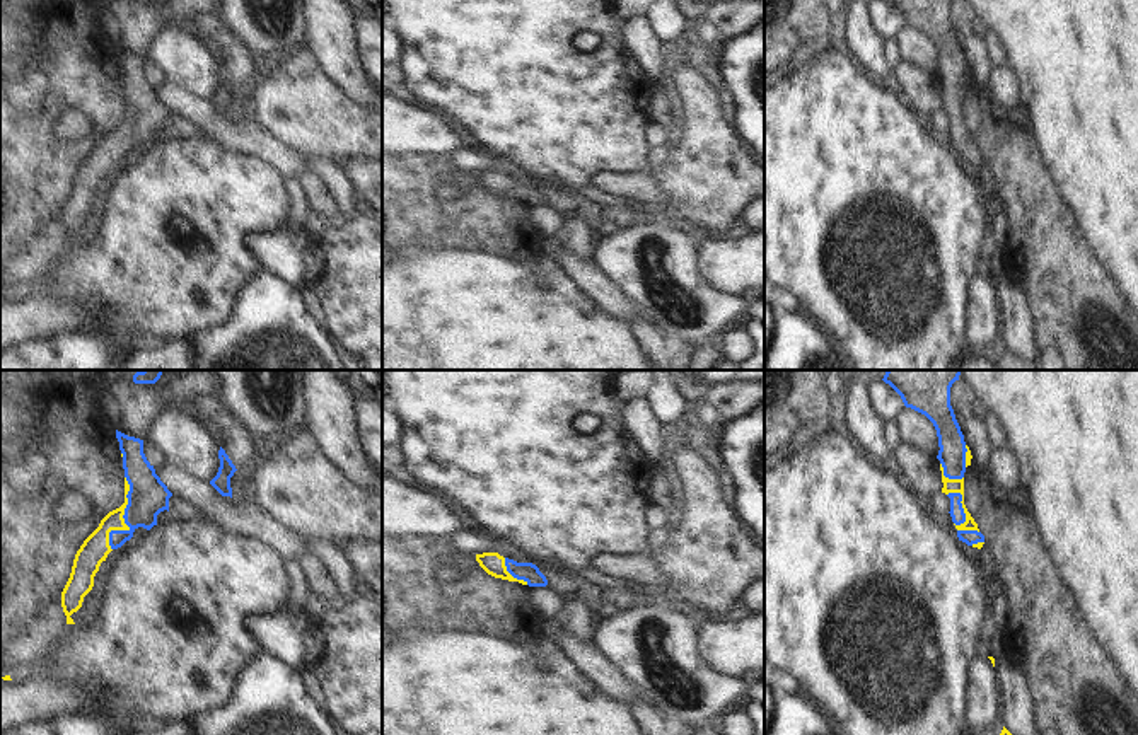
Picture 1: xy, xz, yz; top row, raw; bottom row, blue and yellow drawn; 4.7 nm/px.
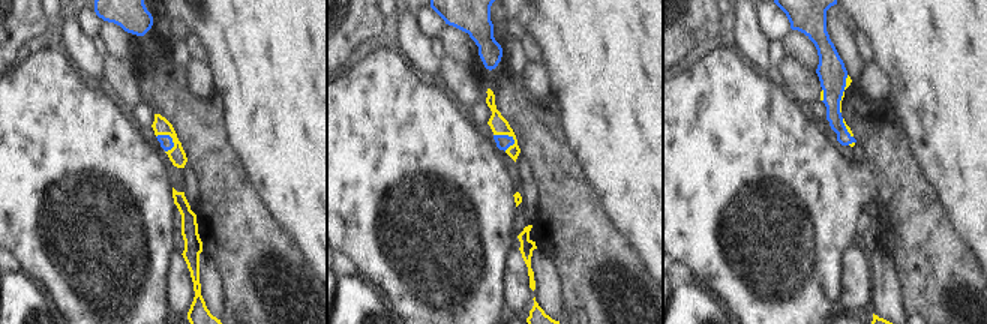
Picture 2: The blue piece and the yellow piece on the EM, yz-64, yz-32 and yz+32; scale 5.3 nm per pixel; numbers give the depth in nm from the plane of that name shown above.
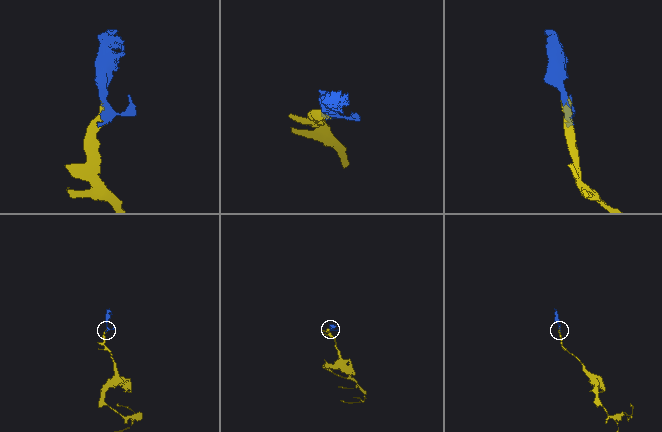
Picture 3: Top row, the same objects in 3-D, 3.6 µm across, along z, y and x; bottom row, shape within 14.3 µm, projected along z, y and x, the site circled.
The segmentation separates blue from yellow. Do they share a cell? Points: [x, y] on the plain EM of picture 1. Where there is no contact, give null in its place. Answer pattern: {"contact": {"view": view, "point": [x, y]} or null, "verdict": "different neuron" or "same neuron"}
{"contact": {"view": "xy", "point": [125, 138]}, "verdict": "same neuron"}

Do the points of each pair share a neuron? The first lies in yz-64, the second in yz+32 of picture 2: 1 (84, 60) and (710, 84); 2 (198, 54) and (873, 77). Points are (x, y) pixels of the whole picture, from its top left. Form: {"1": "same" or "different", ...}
{"1": "different", "2": "different"}

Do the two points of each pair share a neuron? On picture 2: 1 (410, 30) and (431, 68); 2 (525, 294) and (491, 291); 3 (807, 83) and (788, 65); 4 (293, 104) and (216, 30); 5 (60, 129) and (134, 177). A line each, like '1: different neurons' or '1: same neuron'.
1: same neuron
2: different neurons
3: same neuron
4: same neuron
5: same neuron

